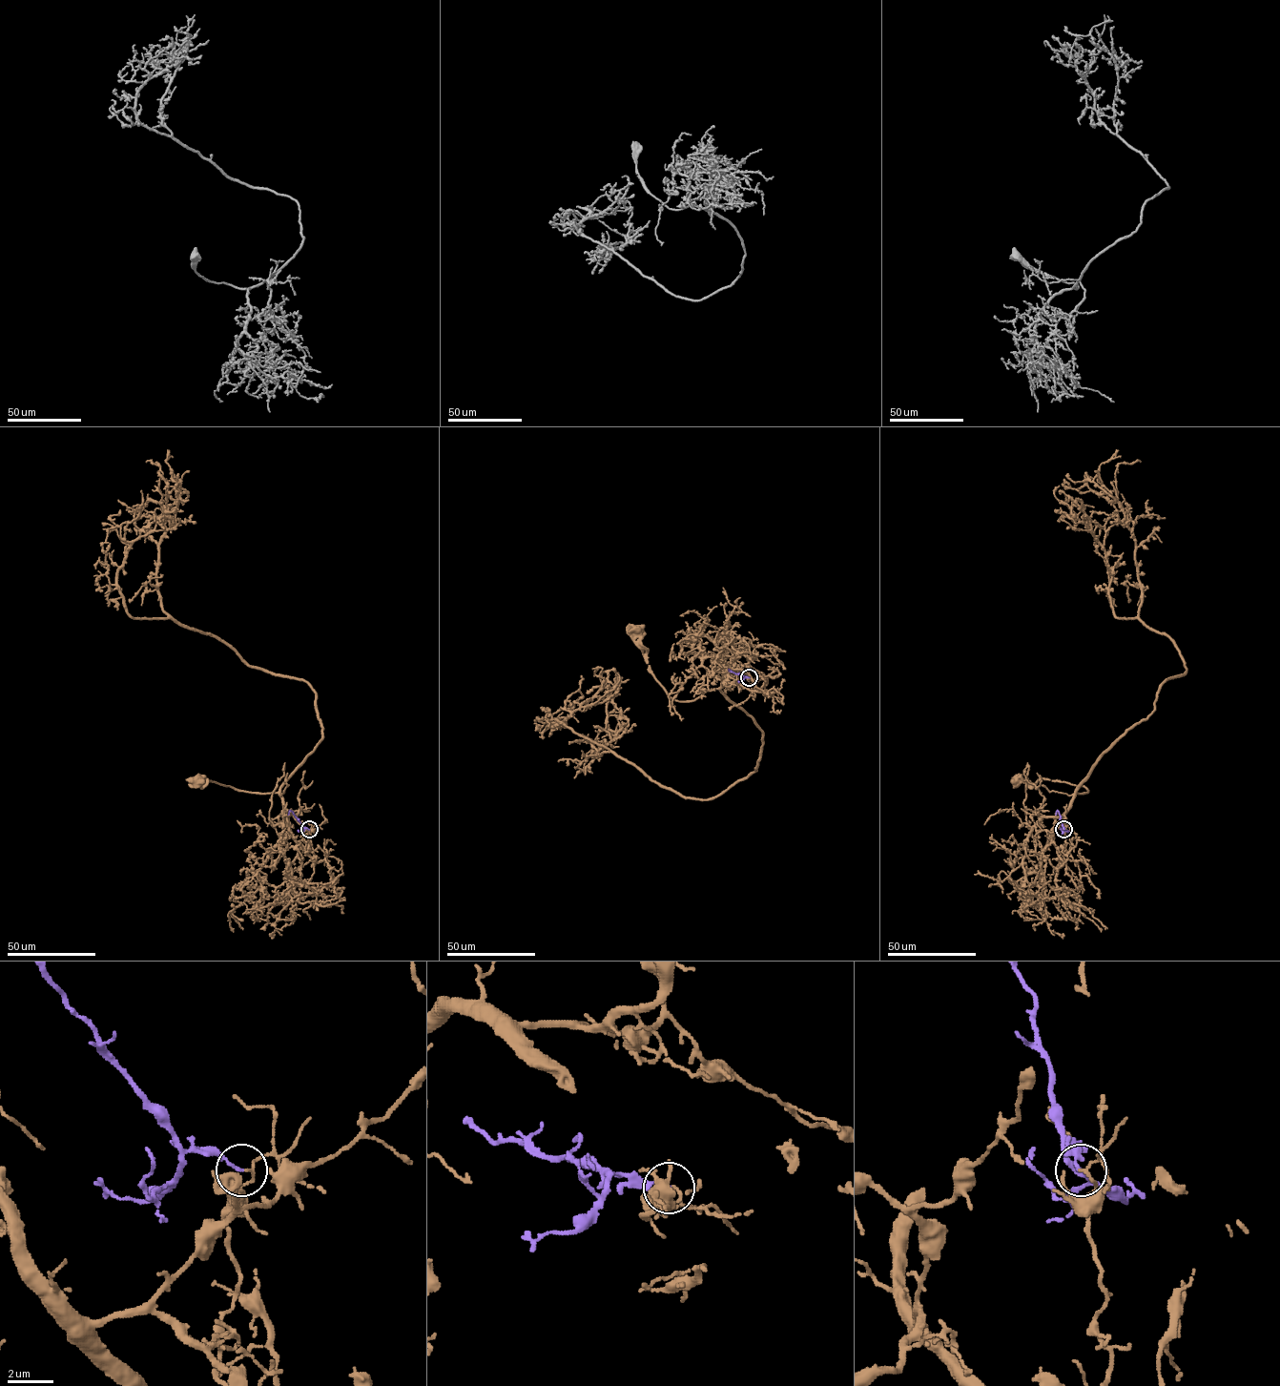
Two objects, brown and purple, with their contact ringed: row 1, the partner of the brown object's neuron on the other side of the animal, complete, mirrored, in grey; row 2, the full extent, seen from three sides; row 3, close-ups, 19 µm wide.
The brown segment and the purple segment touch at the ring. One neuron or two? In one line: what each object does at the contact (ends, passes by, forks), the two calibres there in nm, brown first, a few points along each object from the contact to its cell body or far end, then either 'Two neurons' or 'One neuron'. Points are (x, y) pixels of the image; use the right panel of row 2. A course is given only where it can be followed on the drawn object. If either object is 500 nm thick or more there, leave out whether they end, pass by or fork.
At the ring brown passes by. At the ring purple ends. Thickness 100 nm (brown) against 110 nm. Course of brown: (1063, 829), (1064, 851), (1051, 840), (1050, 833), (1076, 793), (1086, 789), (1041, 778), (1035, 784), (1017, 782). Course of purple: (1063, 829), (1059, 812), (1056, 815). Two neurons

